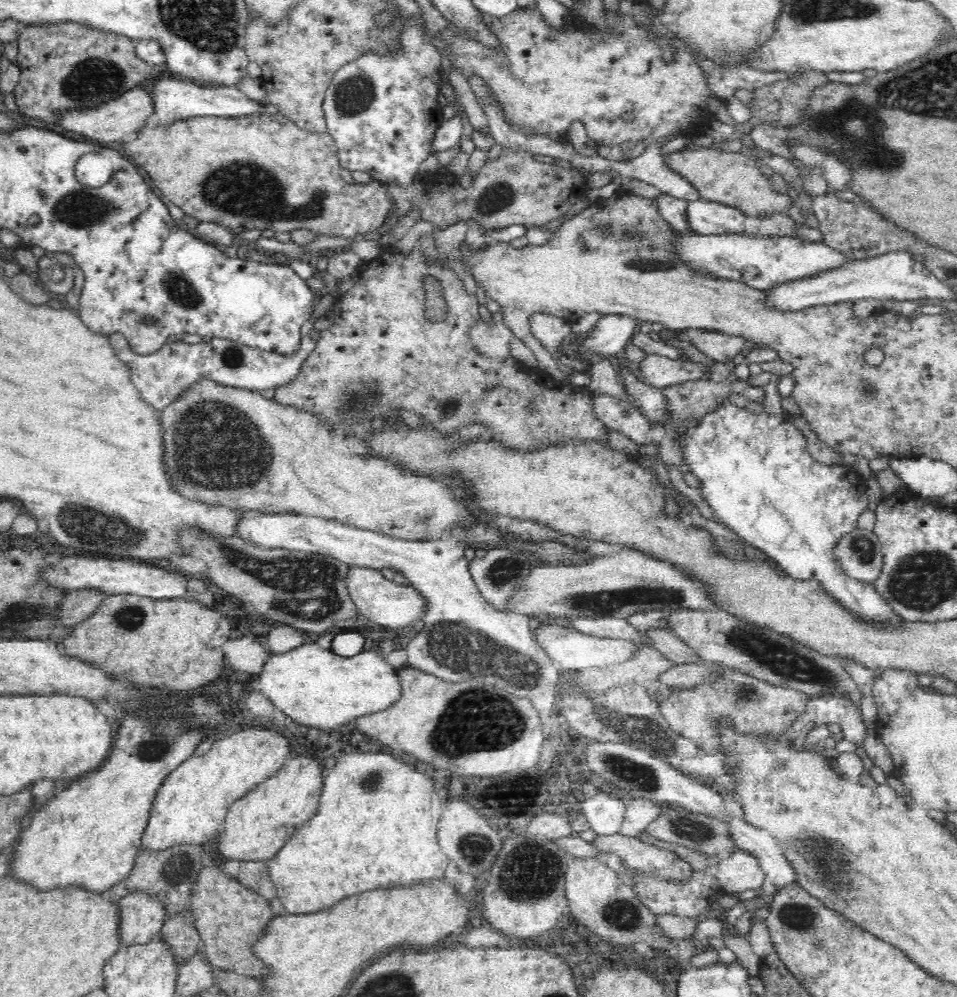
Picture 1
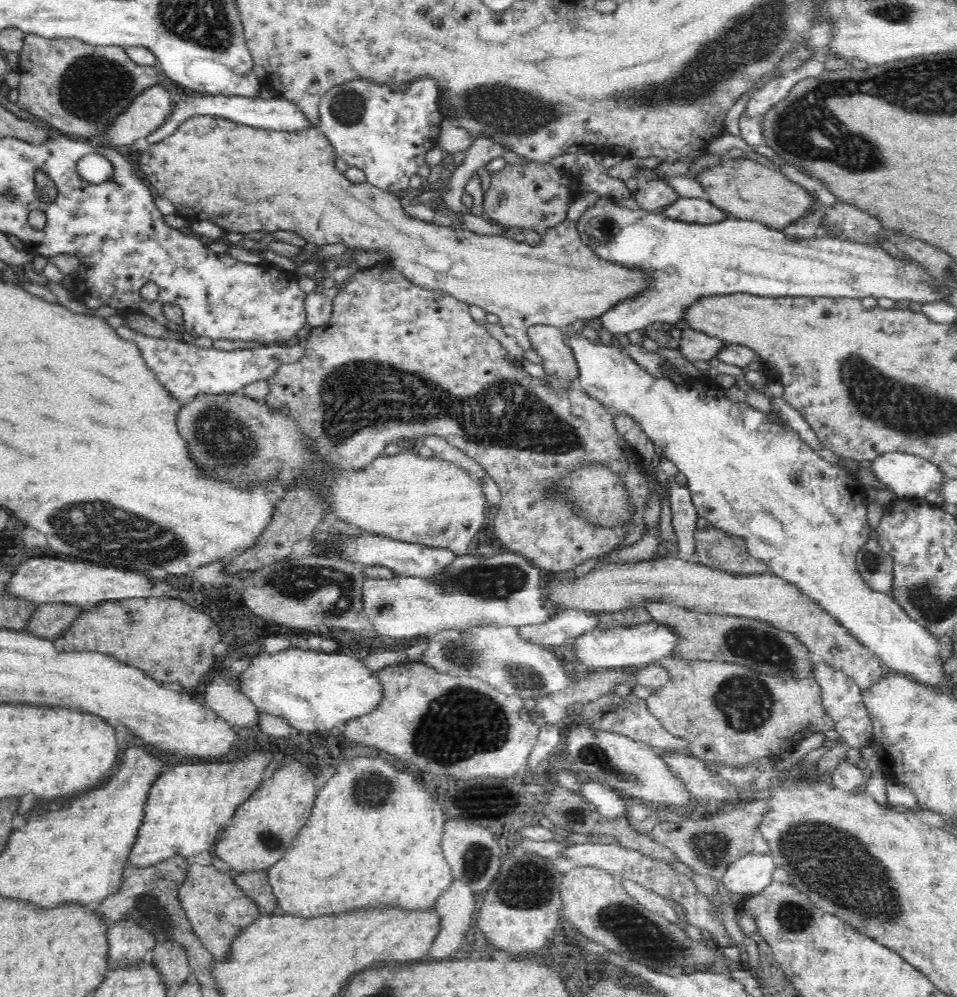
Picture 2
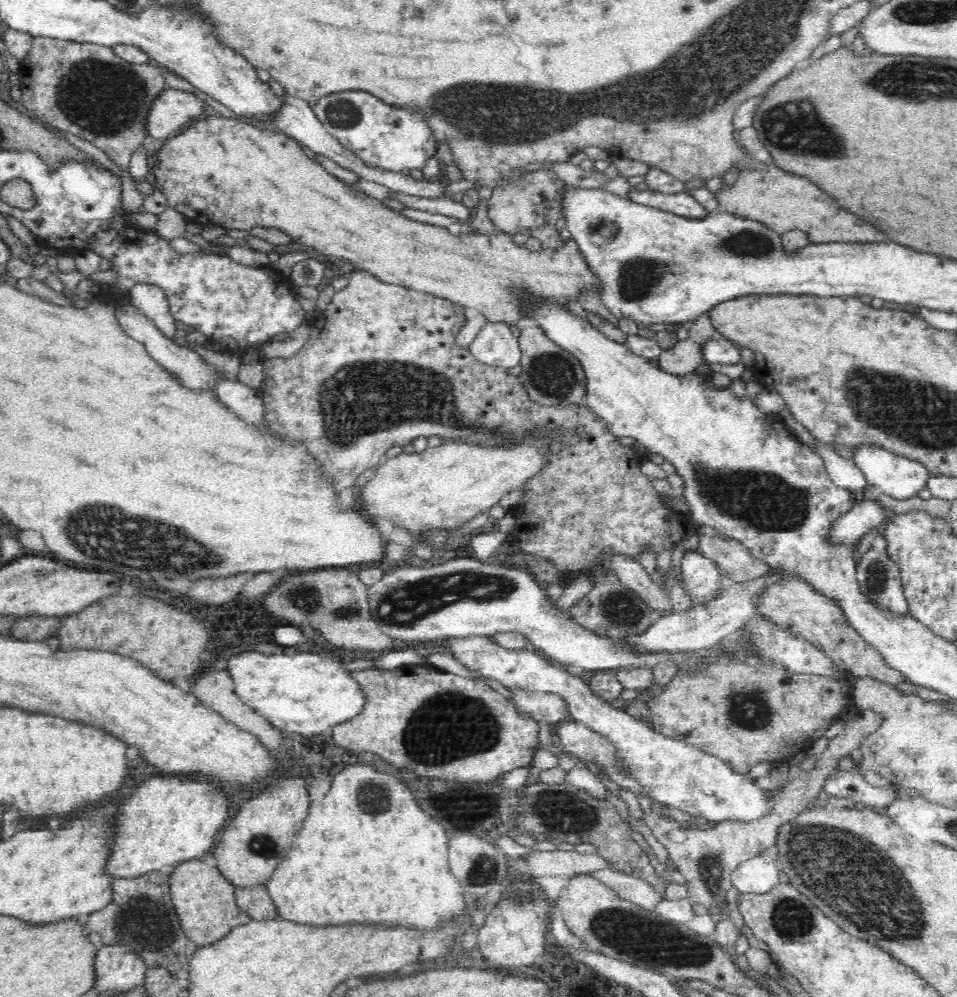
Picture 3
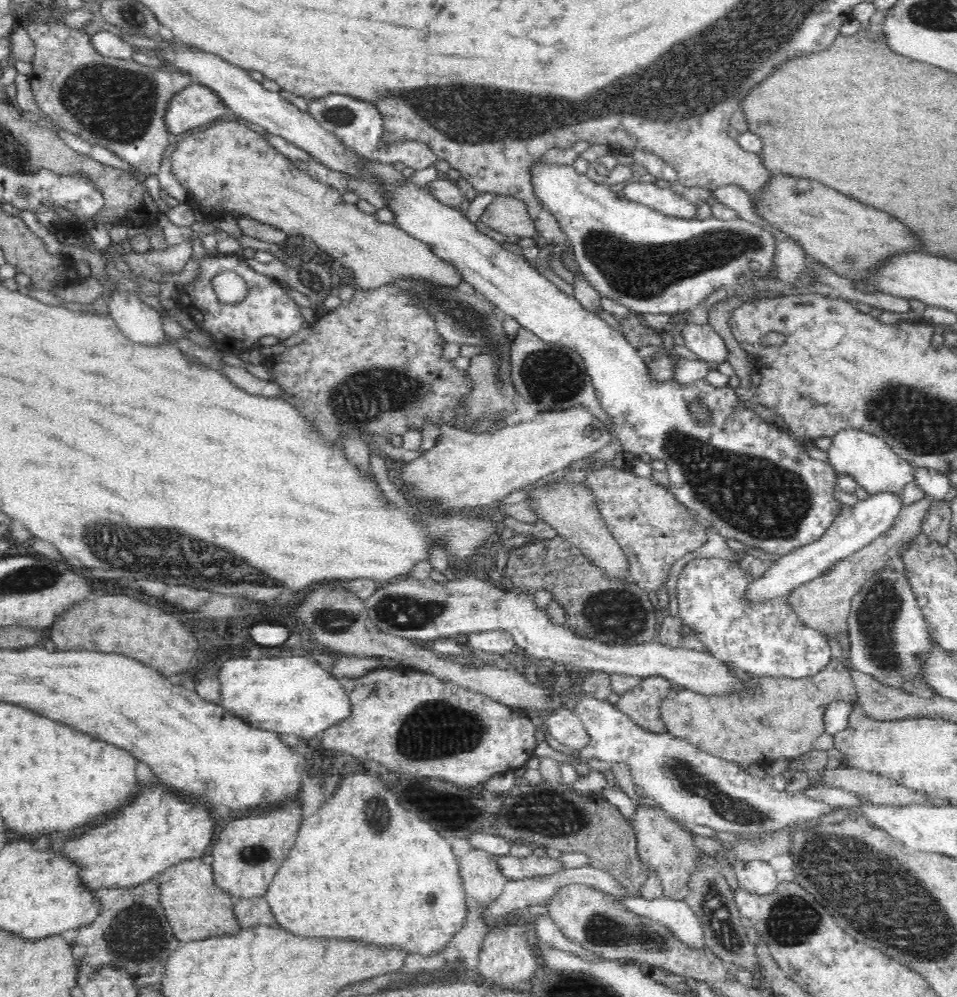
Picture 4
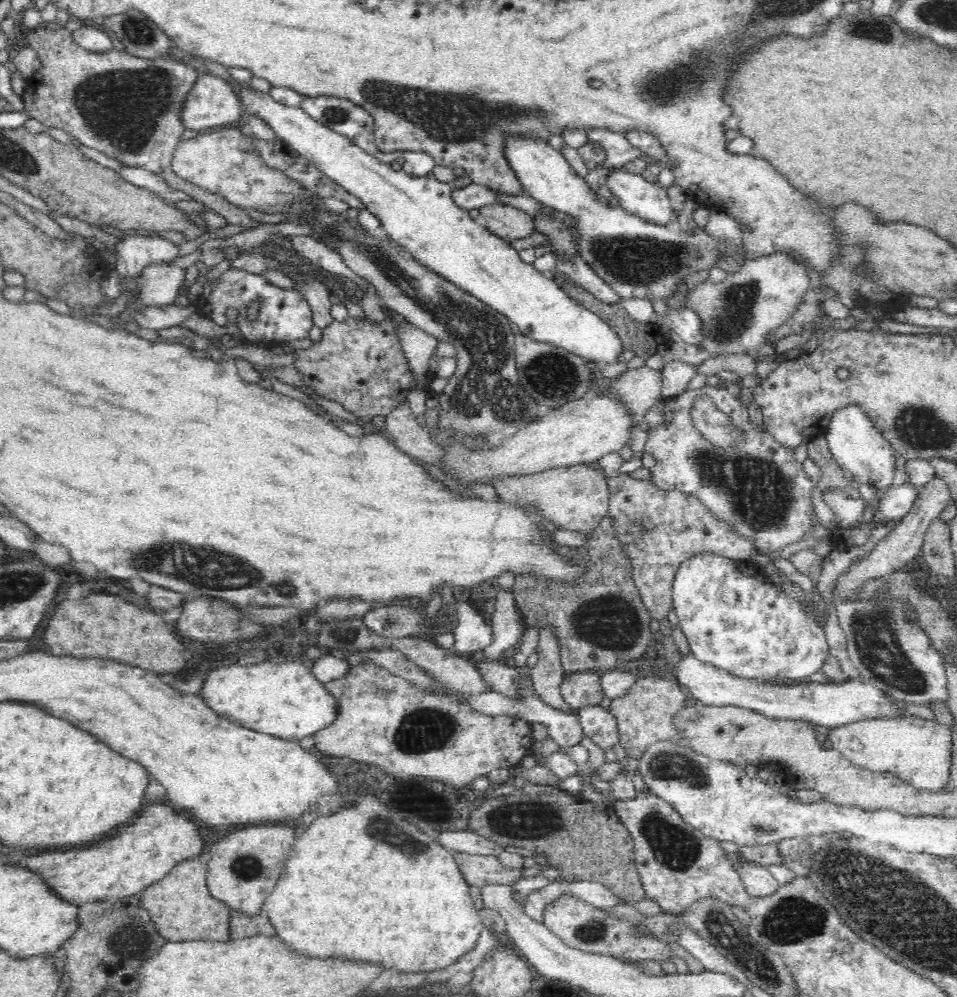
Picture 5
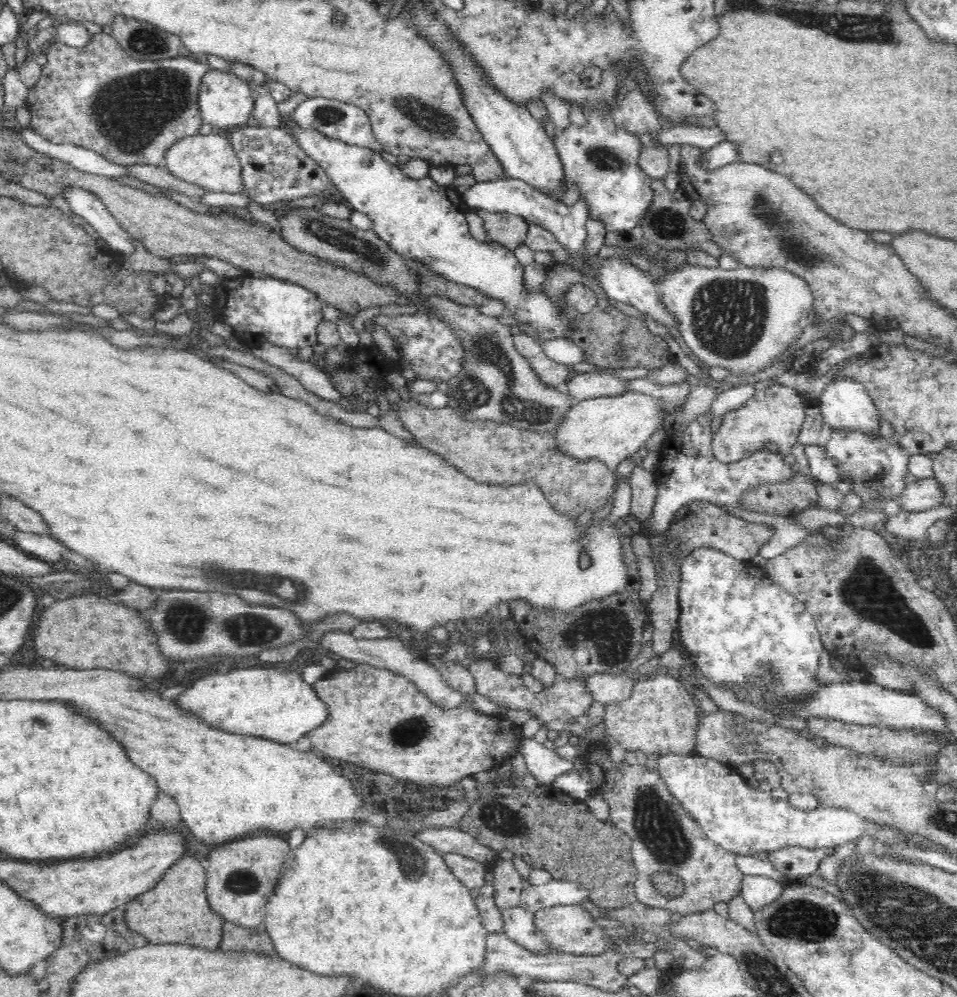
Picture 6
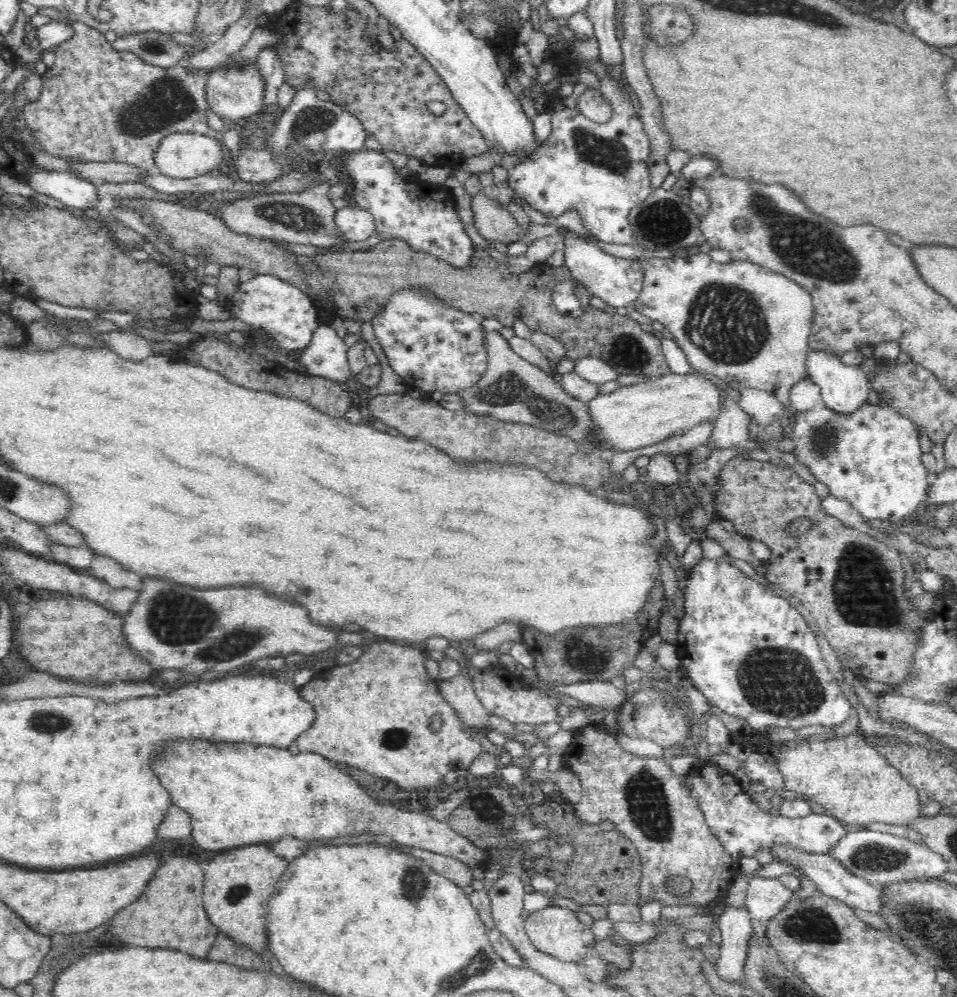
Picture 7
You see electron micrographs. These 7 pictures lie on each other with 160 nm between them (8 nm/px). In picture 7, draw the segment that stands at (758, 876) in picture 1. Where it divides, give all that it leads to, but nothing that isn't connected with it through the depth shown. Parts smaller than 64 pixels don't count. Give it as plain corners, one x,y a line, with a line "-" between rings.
753,878
748,885
746,907
752,915
753,936
763,941
770,921
795,898
795,891
790,890
779,879

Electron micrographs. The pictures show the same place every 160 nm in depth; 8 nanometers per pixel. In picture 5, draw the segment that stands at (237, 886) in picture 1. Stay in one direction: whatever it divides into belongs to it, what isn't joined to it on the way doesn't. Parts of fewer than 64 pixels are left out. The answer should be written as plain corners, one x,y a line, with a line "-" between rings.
196,858
180,861
177,866
158,882
140,892
139,908
148,911
156,931
166,941
228,941
231,910
215,900
207,886
208,868

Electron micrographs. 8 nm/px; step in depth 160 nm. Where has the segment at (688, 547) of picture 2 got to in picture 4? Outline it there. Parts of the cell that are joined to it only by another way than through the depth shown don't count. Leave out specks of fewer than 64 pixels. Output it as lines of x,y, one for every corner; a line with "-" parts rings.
717,557
692,559
680,571
675,589
682,626
688,626
696,635
704,645
704,652
710,653
726,666
731,664
756,677
802,679
818,674
832,656
825,636
799,619
787,597
778,596
764,602
748,600
746,593
753,580
753,576
737,563

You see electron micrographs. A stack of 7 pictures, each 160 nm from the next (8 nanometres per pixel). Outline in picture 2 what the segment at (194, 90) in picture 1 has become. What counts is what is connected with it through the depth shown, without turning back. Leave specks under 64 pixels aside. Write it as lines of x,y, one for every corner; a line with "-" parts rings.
184,95
178,102
175,102
172,114
166,119
162,126
158,127
156,132
148,136
139,138
129,146
128,152
136,152
136,150
146,149
151,147
154,143
164,140
170,136
176,129
192,116
212,115
226,118
238,124
254,128
263,129
278,129
278,131
305,131
312,128
312,124
307,120
307,116
299,110
293,102
289,102
285,98
274,97
271,99
263,99
262,97
248,98
245,96
226,96
226,95
199,95
192,97
192,95

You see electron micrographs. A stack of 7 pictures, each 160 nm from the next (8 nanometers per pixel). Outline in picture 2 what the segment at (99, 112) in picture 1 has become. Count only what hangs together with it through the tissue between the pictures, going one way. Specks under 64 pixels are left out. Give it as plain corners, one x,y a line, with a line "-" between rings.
156,85
134,97
129,107
106,128
106,140
112,145
130,146
139,138
156,132
175,107
171,91

